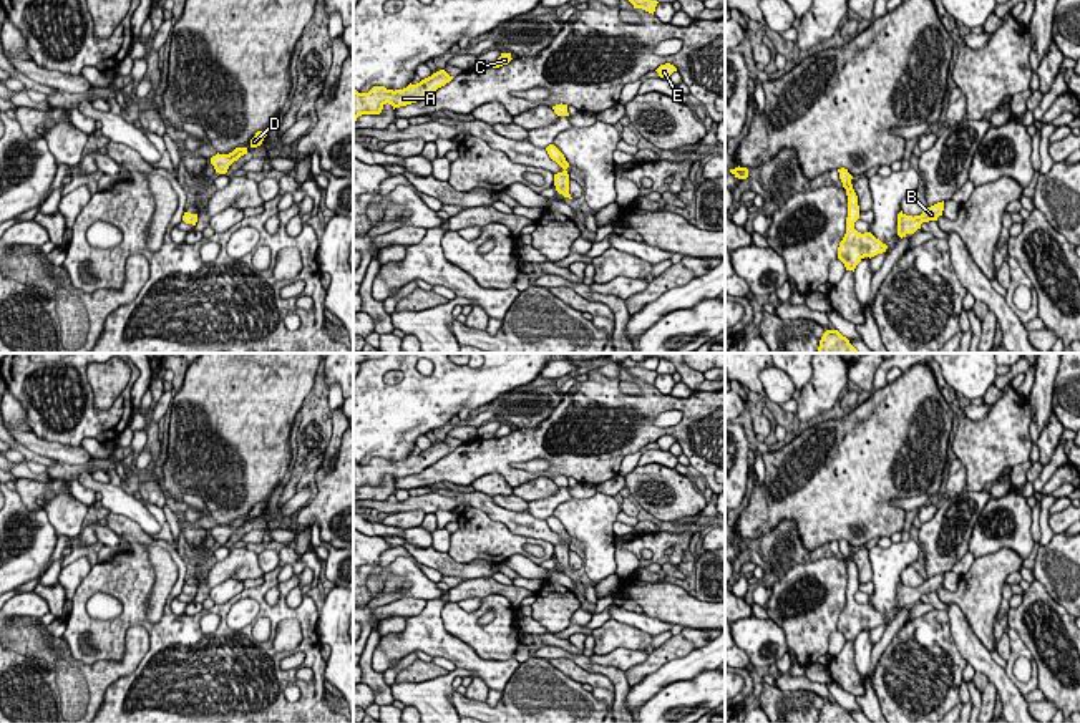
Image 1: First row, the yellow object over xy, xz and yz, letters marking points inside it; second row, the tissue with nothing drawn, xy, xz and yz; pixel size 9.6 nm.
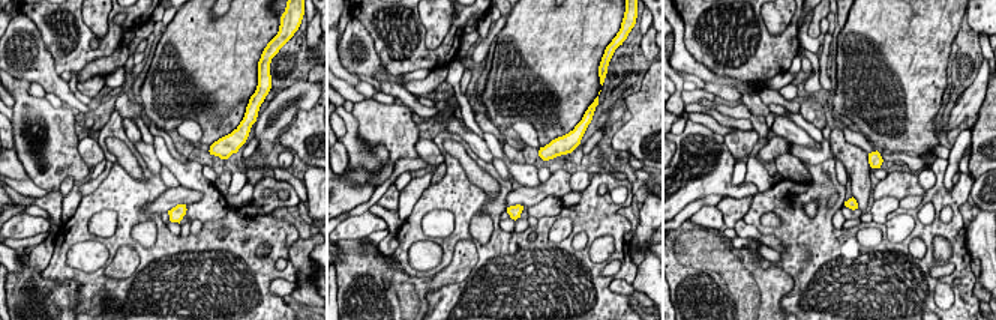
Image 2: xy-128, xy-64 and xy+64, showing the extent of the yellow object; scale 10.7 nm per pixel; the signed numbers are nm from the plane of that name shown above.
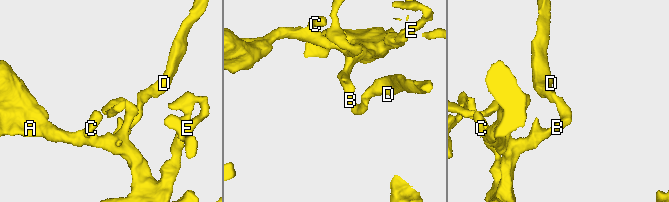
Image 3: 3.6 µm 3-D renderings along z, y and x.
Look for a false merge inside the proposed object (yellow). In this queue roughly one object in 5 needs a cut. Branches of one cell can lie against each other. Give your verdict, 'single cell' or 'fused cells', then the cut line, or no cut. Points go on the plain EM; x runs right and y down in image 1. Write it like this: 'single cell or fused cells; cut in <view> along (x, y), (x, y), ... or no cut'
single cell; no cut

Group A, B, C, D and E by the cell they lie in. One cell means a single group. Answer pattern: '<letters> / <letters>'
A B C D E

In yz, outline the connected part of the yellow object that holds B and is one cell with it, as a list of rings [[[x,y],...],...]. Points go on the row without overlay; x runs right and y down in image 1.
[[[944,572],[924,580],[921,587],[914,589],[906,587],[901,582],[898,585],[898,607],[902,610],[907,605],[914,605],[917,600],[921,600],[922,594],[937,592],[937,589],[942,587],[942,582],[944,582]]]

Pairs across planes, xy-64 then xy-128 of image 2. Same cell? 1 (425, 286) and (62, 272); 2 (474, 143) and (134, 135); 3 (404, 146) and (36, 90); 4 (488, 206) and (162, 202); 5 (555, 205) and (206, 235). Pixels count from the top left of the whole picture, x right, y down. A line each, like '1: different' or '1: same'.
1: different
2: different
3: different
4: different
5: different

